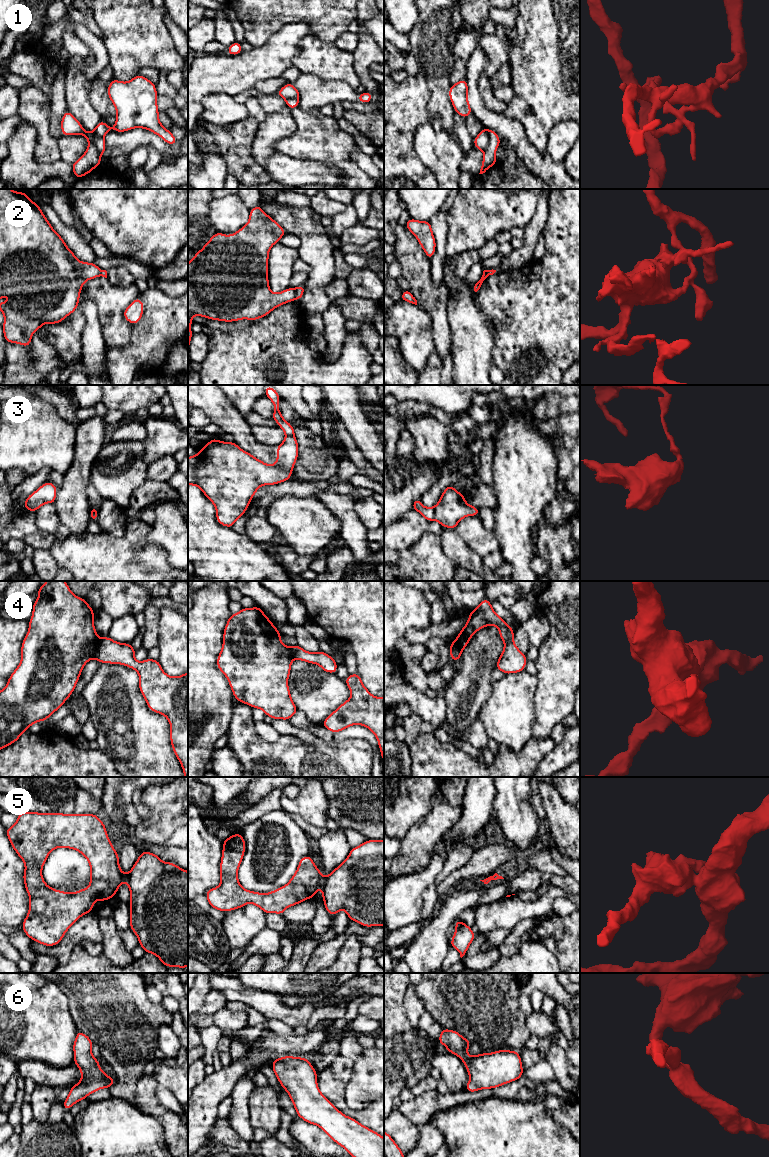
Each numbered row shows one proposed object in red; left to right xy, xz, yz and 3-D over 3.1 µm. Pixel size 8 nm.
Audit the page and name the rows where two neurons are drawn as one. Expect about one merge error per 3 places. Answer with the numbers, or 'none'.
1, 2, 3, 4, 5

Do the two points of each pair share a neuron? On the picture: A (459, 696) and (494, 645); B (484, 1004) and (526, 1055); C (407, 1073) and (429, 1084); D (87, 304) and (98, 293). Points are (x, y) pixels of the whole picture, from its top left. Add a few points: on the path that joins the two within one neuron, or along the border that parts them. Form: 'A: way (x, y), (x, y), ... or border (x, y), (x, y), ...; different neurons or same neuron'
A: way (472, 683), (478, 661), (481, 658); same neuron
B: border (524, 1047), (518, 1051); different neurons
C: border (428, 1074), (410, 1090); different neurons
D: border (82, 288), (94, 302), (99, 322); different neurons

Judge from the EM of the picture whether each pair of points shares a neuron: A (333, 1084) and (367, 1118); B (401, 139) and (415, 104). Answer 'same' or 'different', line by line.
A: same
B: same

